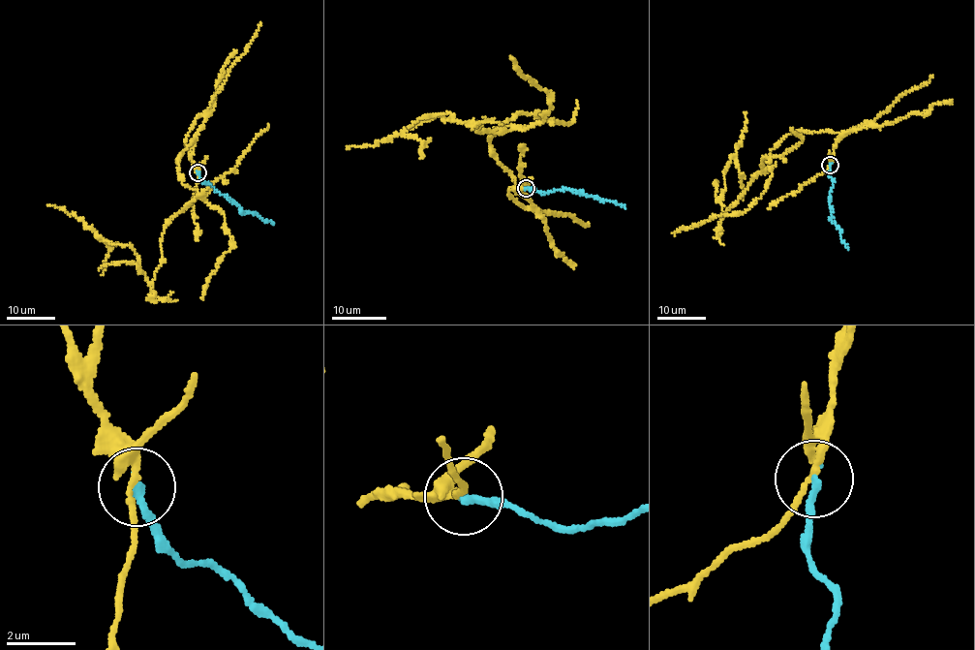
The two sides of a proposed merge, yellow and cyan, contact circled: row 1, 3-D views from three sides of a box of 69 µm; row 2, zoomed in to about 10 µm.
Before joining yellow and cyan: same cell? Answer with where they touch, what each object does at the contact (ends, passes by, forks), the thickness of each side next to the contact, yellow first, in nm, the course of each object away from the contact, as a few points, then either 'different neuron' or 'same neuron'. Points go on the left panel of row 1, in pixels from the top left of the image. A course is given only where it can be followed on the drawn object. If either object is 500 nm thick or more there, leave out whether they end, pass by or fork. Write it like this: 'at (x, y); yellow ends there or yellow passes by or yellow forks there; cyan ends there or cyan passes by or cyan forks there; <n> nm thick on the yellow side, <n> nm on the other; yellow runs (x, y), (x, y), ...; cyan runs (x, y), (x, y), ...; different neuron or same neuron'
at (198, 172); yellow forks there; cyan ends there; 140 nm thick on the yellow side, 220 nm on the other; yellow runs (198, 172), (193, 139), (178, 173), (199, 196), (164, 228), (150, 284), (131, 246), (108, 243), (47, 204); cyan runs (198, 172), (202, 182), (229, 198), (243, 213), (258, 214), (274, 224); different neuron

